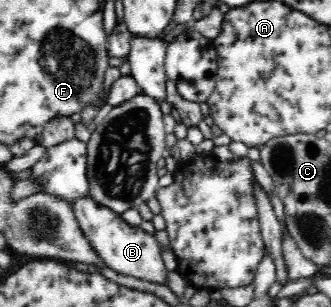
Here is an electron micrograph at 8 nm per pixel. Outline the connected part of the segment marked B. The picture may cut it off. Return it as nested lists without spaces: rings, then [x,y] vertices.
[[[88,192],[81,193],[80,196],[69,197],[68,202],[85,238],[107,262],[110,269],[158,284],[164,282],[167,269],[162,259],[162,248],[154,234],[150,234],[136,225],[128,224],[122,213],[100,204]]]

